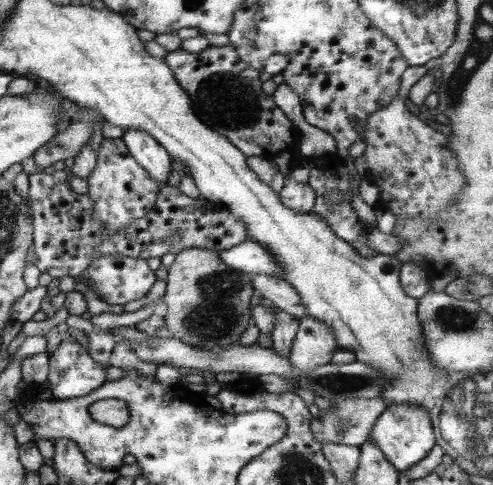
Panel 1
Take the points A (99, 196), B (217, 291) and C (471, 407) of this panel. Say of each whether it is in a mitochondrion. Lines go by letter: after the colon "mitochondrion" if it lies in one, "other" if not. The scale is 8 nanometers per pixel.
A: other
B: mitochondrion
C: mitochondrion

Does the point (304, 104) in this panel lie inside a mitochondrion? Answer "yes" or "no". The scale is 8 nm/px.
no

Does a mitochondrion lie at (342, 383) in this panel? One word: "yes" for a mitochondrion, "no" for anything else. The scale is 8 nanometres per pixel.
yes

